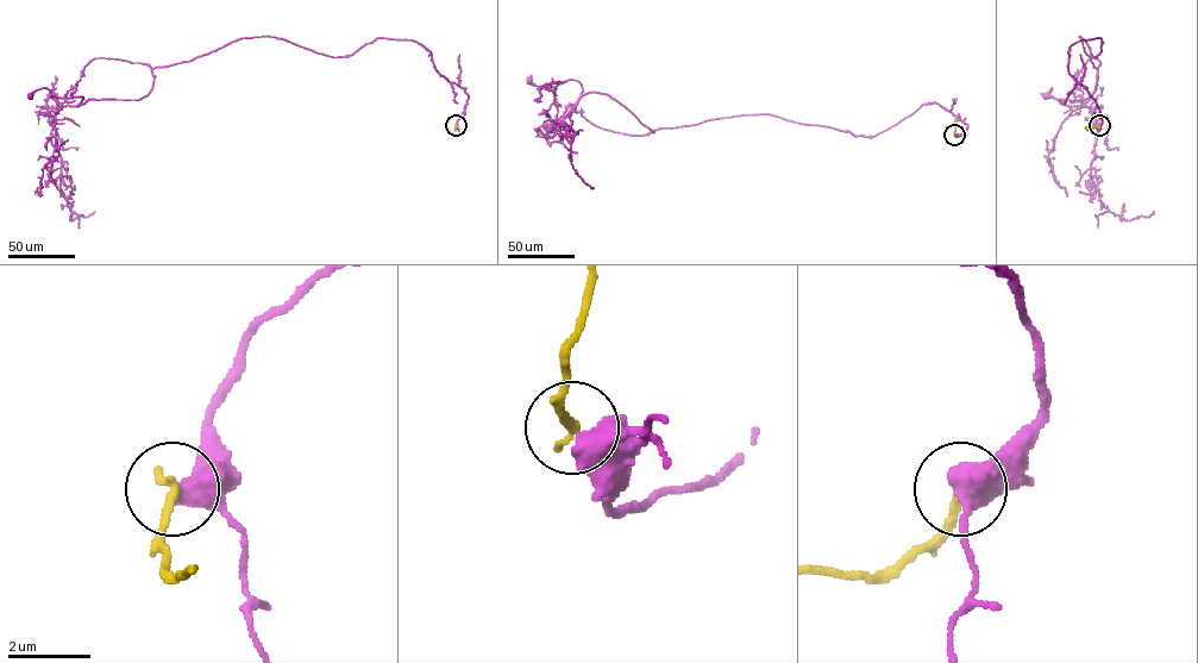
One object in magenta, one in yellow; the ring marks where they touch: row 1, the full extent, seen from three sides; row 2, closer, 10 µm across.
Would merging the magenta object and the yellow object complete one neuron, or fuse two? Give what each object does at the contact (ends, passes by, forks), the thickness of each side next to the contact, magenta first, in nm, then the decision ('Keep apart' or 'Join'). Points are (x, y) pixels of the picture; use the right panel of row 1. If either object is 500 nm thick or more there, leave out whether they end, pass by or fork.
At the ring magenta passes by. At the ring yellow ends. Thickness 480 nm (magenta) against 240 nm. Join

